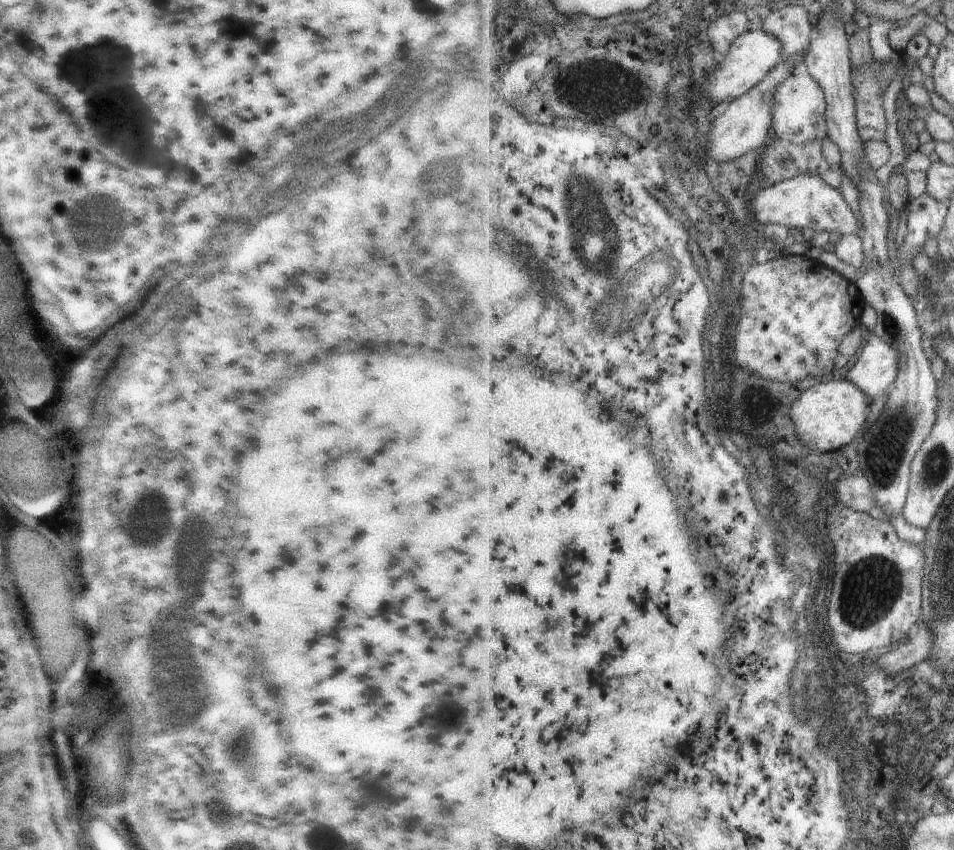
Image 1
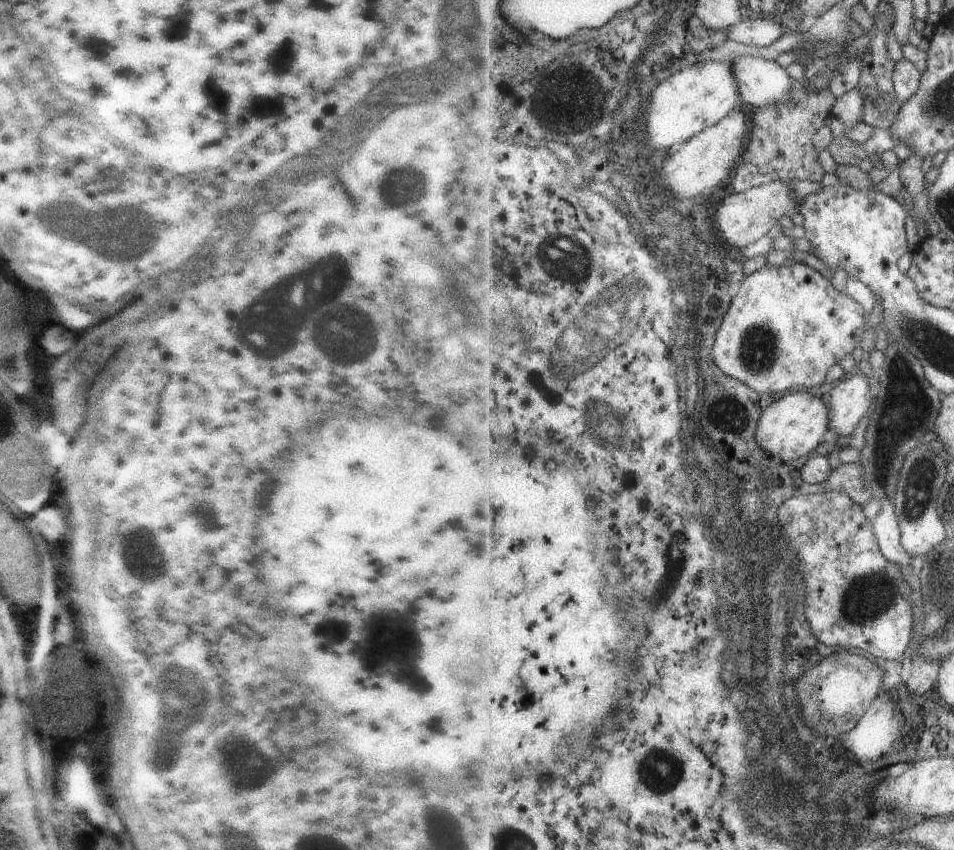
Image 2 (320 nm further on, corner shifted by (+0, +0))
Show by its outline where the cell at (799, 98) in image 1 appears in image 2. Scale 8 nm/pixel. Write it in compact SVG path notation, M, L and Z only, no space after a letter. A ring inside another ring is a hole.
M736 51L732 59L734 77L744 107L758 109L779 101L786 103L792 91L793 79L787 76L785 68L774 60Z

